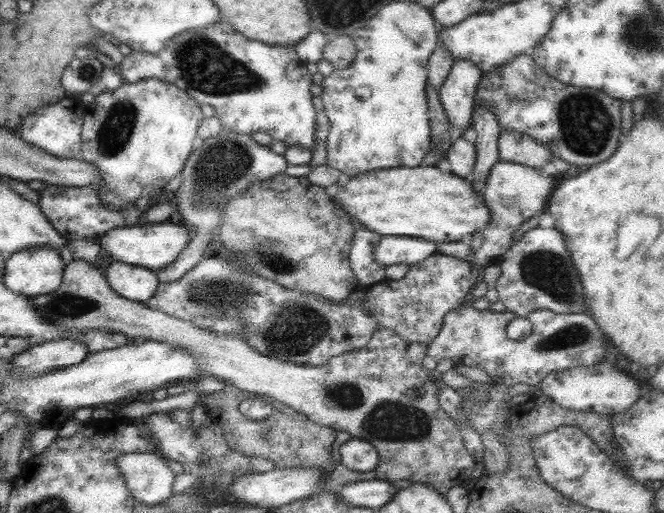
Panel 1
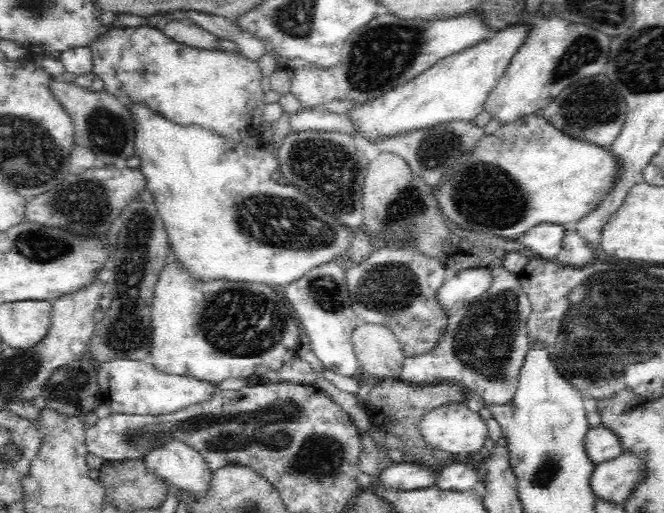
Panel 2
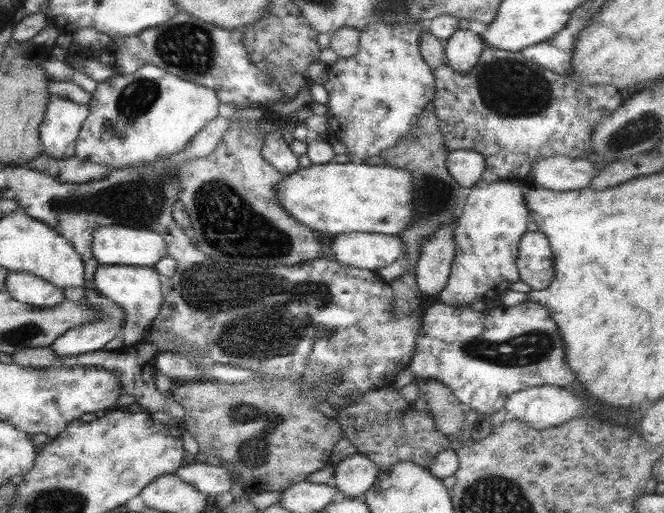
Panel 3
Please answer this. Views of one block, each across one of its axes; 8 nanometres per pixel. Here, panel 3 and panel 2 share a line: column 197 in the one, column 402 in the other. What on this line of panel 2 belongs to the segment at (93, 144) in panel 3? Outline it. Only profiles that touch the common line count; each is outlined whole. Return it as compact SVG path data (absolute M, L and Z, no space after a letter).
M529 24L512 25L494 32L486 41L439 60L416 78L395 86L381 97L353 102L347 117L365 140L396 136L412 130L426 130L444 122L473 122L483 110L488 95L502 78L512 57L529 33Z

